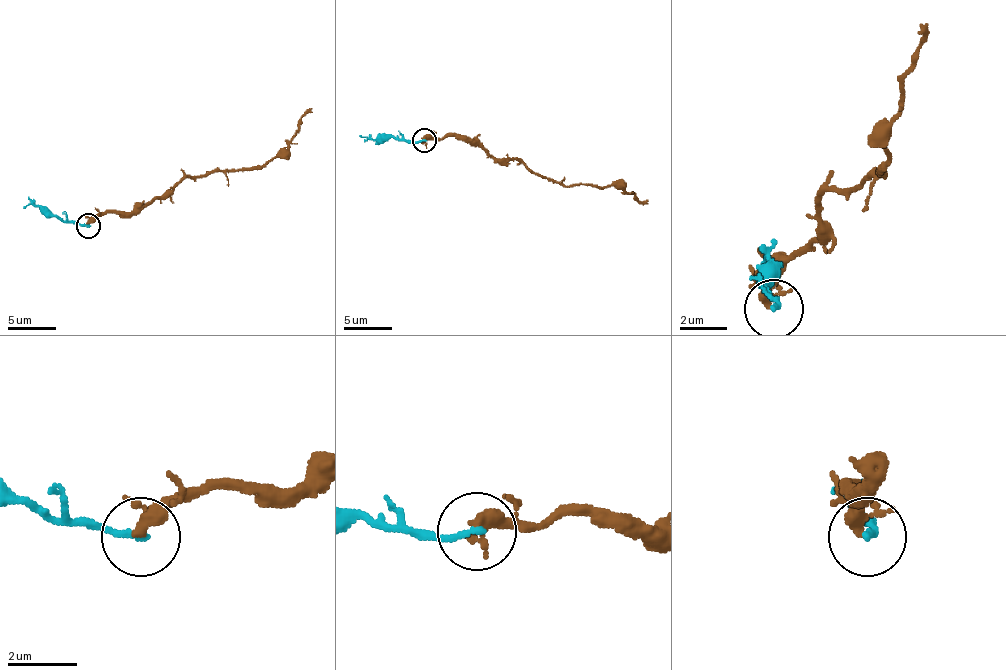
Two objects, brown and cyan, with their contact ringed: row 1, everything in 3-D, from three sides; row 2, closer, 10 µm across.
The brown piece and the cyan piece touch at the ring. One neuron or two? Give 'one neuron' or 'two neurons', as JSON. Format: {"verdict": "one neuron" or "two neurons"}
{"verdict": "two neurons"}

